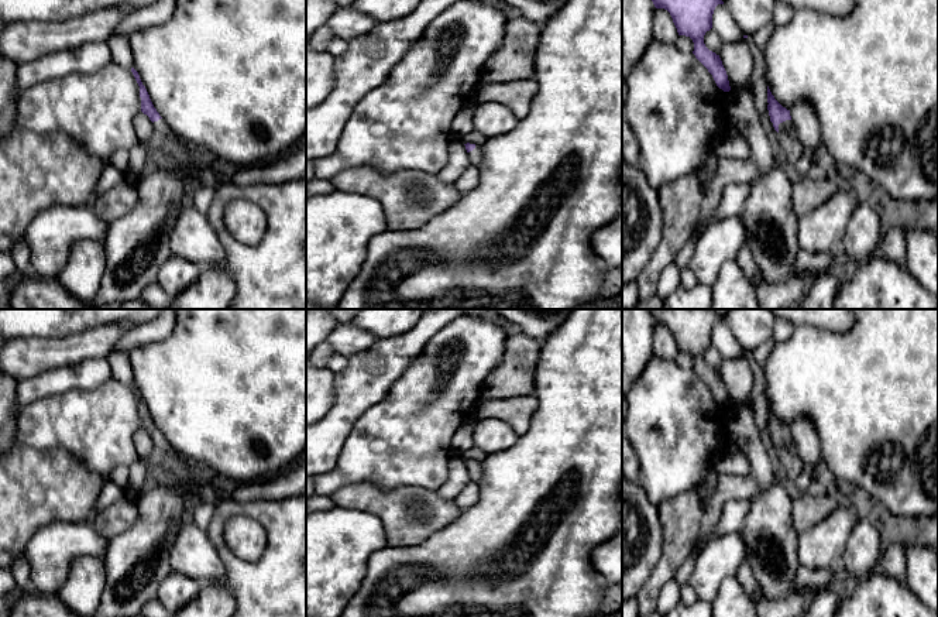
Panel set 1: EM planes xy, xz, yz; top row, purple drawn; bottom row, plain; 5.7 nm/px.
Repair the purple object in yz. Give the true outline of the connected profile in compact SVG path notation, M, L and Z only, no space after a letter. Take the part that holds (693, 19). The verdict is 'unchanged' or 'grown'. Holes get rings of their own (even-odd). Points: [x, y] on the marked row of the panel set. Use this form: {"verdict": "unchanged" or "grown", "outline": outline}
{"verdict": "unchanged", "outline": "M652 0L656 8L670 13L678 35L690 37L694 42L693 54L712 75L717 86L729 92L729 80L719 55L704 44L704 35L712 28L712 14L722 0Z"}

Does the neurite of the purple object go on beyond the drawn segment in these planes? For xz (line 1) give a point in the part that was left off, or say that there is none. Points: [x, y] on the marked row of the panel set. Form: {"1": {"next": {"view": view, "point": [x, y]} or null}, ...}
{"1": {"next": {"view": "xz", "point": [476, 156]}}}

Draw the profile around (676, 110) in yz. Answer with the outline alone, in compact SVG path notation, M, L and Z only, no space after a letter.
M657 41L647 45L640 62L632 68L623 79L626 96L623 116L626 117L639 147L639 168L645 174L650 186L657 192L663 185L677 181L686 175L697 174L701 179L702 191L707 193L714 176L719 157L715 143L729 127L726 92L719 89L708 69L695 58L693 52L681 52L674 44Z

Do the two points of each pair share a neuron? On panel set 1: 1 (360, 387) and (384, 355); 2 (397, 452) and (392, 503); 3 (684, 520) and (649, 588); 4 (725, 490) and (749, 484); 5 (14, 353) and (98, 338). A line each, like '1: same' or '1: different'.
1: same
2: different
3: same
4: same
5: same

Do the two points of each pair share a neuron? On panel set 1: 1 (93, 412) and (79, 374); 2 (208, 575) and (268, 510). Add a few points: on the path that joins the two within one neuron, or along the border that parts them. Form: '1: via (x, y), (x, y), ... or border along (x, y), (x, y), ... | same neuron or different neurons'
1: border along (110, 377), (92, 388), (68, 388), (52, 396) | different neurons
2: border along (205, 531), (224, 568), (224, 575), (212, 585) | different neurons

